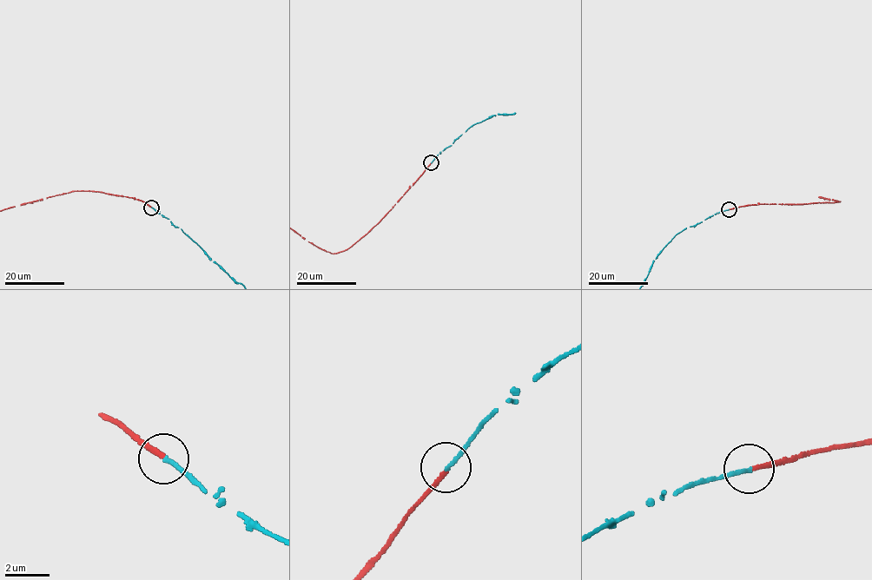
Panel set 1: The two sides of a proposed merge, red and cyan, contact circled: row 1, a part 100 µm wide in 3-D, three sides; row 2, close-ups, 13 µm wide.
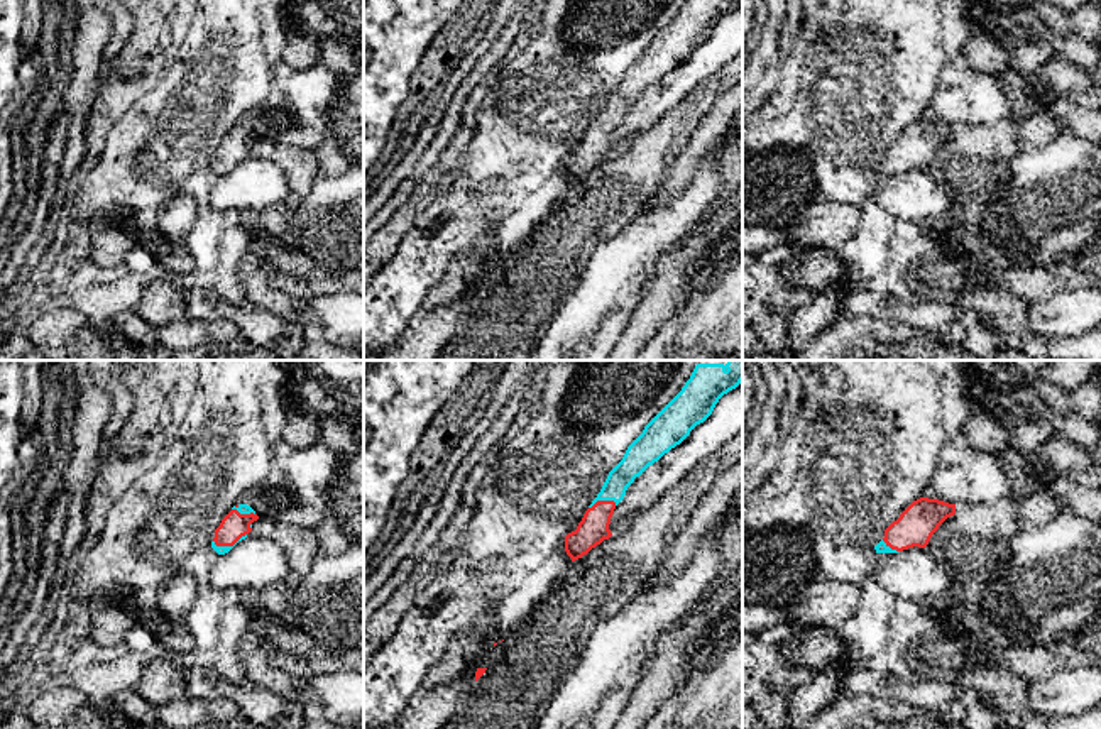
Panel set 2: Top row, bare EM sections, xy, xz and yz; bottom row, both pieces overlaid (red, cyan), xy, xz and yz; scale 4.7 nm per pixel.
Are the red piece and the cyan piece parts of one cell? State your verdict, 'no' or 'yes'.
yes

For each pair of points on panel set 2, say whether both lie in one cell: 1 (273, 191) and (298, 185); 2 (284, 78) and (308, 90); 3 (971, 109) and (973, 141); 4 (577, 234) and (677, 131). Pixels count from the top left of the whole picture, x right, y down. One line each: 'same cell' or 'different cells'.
1: different cells
2: same cell
3: different cells
4: same cell

